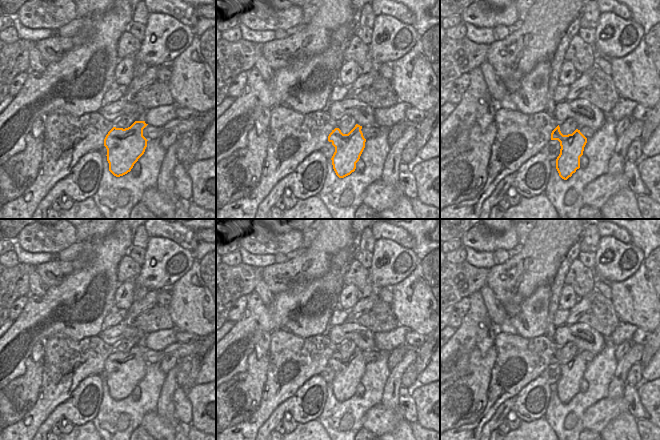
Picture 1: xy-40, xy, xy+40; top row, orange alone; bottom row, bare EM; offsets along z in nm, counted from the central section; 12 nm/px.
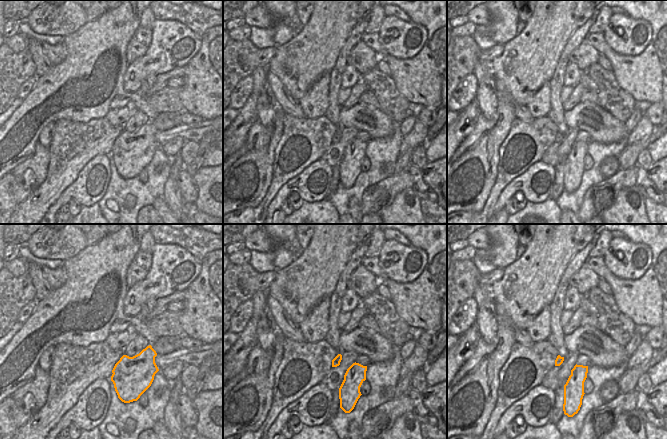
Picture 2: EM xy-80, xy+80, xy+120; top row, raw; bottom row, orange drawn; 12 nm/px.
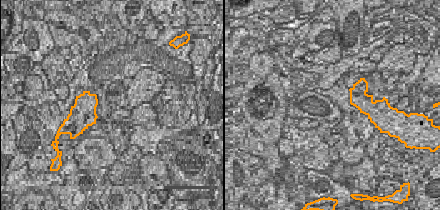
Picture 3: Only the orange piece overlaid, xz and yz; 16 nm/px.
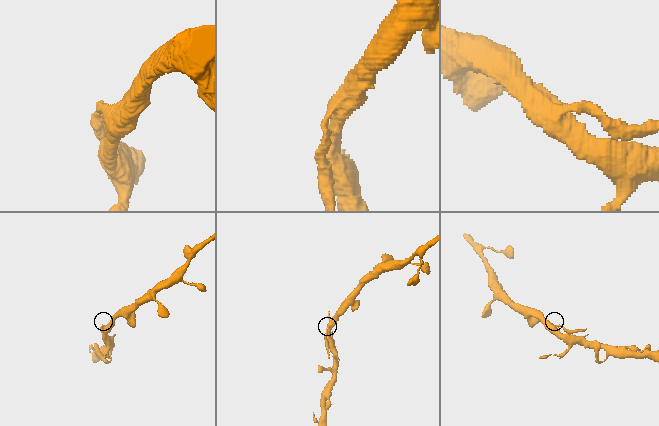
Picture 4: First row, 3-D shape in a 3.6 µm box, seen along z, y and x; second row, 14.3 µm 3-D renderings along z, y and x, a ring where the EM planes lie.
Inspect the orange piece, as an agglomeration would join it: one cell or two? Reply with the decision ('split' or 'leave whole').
split

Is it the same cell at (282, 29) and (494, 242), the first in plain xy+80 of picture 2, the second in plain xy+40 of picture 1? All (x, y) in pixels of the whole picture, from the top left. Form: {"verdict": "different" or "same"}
{"verdict": "different"}

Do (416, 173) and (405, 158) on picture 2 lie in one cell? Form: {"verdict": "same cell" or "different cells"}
{"verdict": "different cells"}

